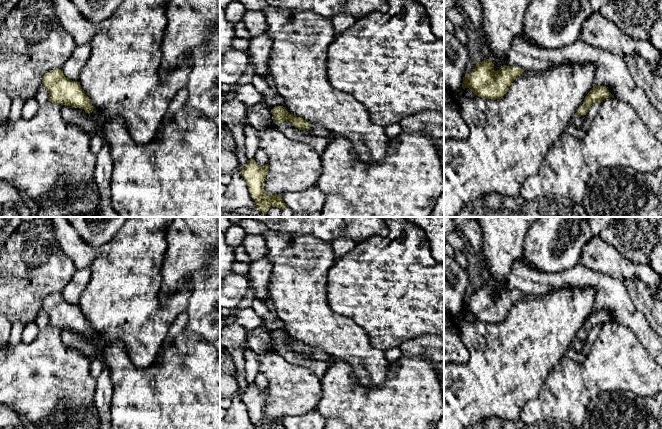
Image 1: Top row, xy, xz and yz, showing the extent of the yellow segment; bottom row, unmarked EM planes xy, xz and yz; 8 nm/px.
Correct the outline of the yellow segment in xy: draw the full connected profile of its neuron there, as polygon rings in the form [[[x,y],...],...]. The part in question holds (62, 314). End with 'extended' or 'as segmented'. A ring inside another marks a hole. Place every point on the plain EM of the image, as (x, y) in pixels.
[[[53,293],[47,296],[42,304],[42,309],[49,317],[49,325],[63,329],[69,329],[75,332],[81,332],[90,337],[95,342],[97,357],[103,364],[103,371],[96,378],[96,393],[94,404],[99,412],[99,429],[111,428],[110,407],[112,402],[112,382],[110,379],[109,368],[105,364],[103,356],[106,345],[103,337],[97,335],[92,329],[91,324],[85,318],[78,305],[72,305],[65,301],[62,293]]] | extended

